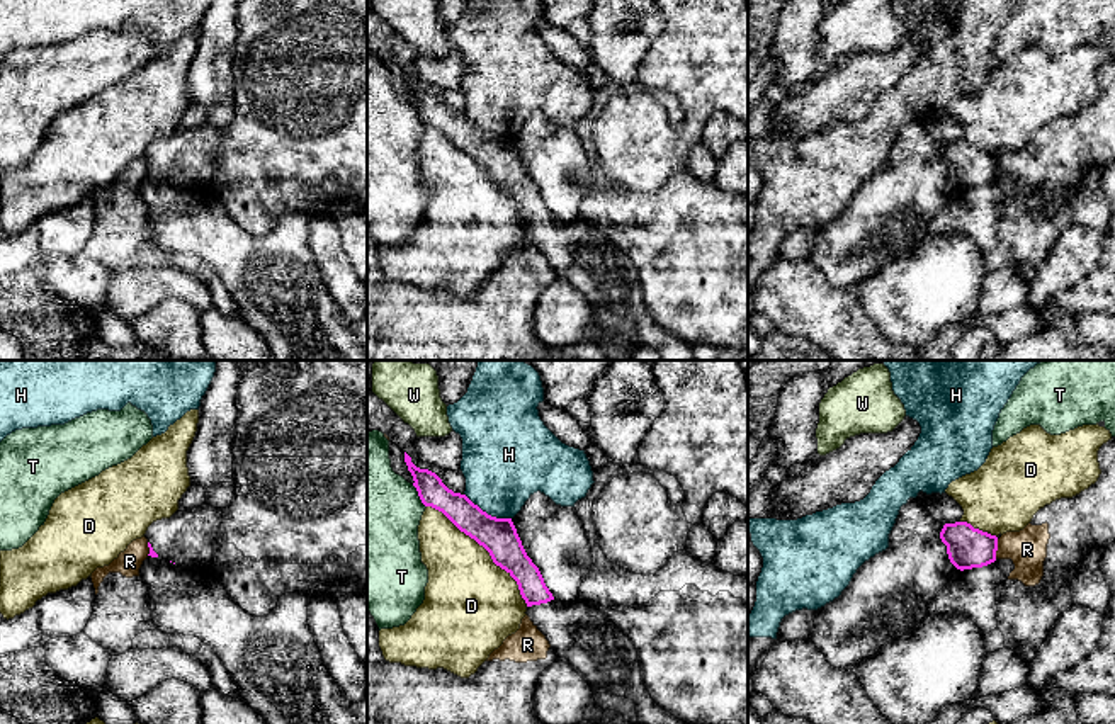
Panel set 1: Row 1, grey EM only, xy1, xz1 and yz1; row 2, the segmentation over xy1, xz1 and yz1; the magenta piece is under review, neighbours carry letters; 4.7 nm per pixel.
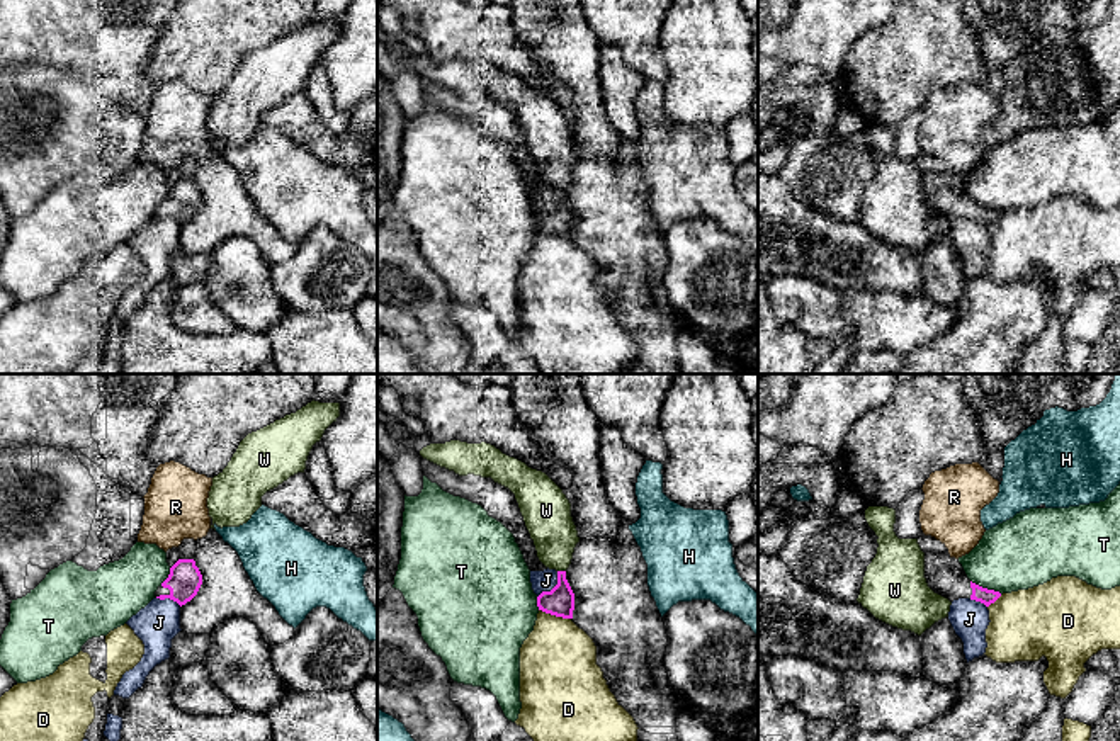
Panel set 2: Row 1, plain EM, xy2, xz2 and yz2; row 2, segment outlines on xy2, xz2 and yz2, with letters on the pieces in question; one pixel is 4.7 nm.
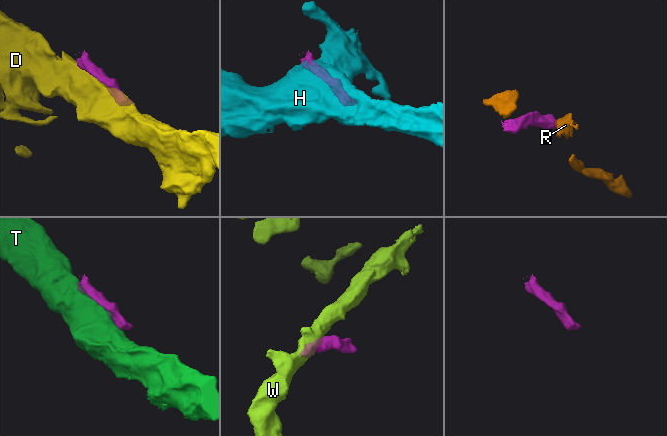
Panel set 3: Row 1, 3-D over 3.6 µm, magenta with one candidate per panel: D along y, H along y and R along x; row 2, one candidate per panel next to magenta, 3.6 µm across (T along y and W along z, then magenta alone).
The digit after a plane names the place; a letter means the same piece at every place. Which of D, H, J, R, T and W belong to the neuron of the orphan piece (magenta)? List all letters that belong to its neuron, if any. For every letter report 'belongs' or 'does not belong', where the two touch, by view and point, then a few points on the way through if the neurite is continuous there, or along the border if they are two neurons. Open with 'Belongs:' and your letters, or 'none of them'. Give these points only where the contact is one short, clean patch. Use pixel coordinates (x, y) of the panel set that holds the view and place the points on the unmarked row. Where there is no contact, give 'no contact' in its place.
Belongs: none of them
D: does not belong; meets magenta in xz1 at (485, 167)
H: does not belong; meets magenta in xz1 at (486, 133); border along xz1 (464, 113), (488, 133), (510, 138)
J: does not belong; meets magenta in xz2 at (554, 206); border along xz2 (558, 191), (558, 201), (537, 216)
R: does not belong; meets magenta in yz1 at (996, 169); border along yz1 (998, 158), (995, 177)
T: does not belong; meets magenta in yz2 at (986, 208); border along yz2 (971, 199), (1001, 213)
W: does not belong; meets magenta in xz2 at (561, 191); border along xz2 (558, 189), (565, 191)

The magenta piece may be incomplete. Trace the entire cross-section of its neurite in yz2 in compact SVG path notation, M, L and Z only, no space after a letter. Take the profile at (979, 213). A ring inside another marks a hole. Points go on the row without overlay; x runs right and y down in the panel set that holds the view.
M925 172L925 197L935 212L950 221L970 218L989 226L1001 216L999 211L972 202L959 178L936 172Z

